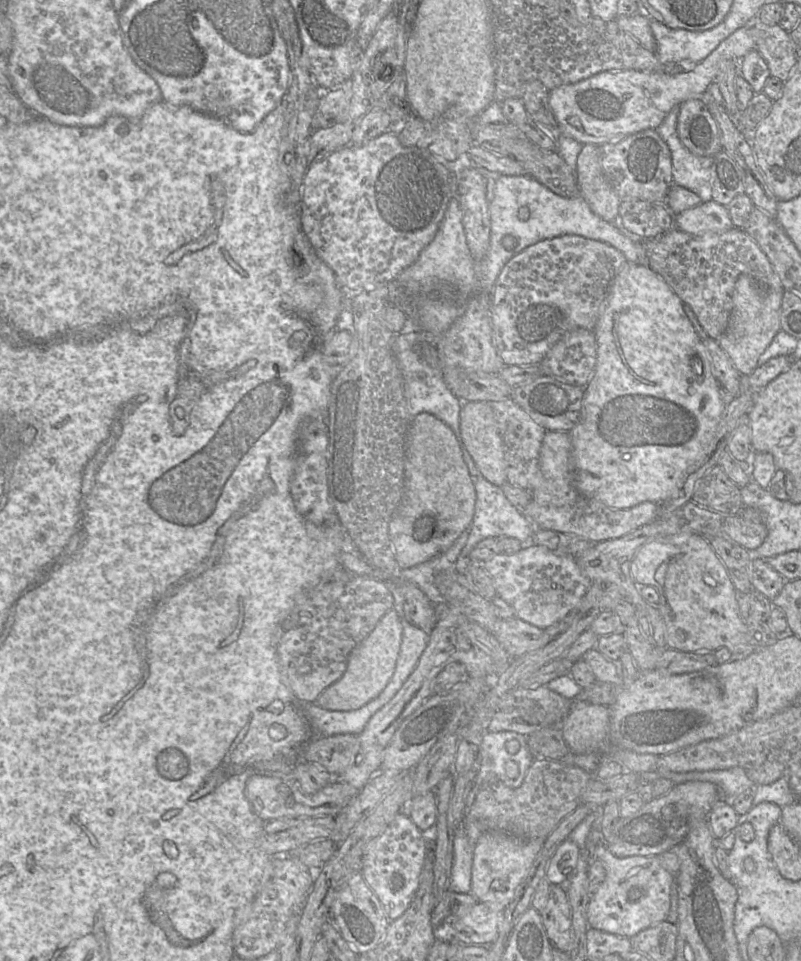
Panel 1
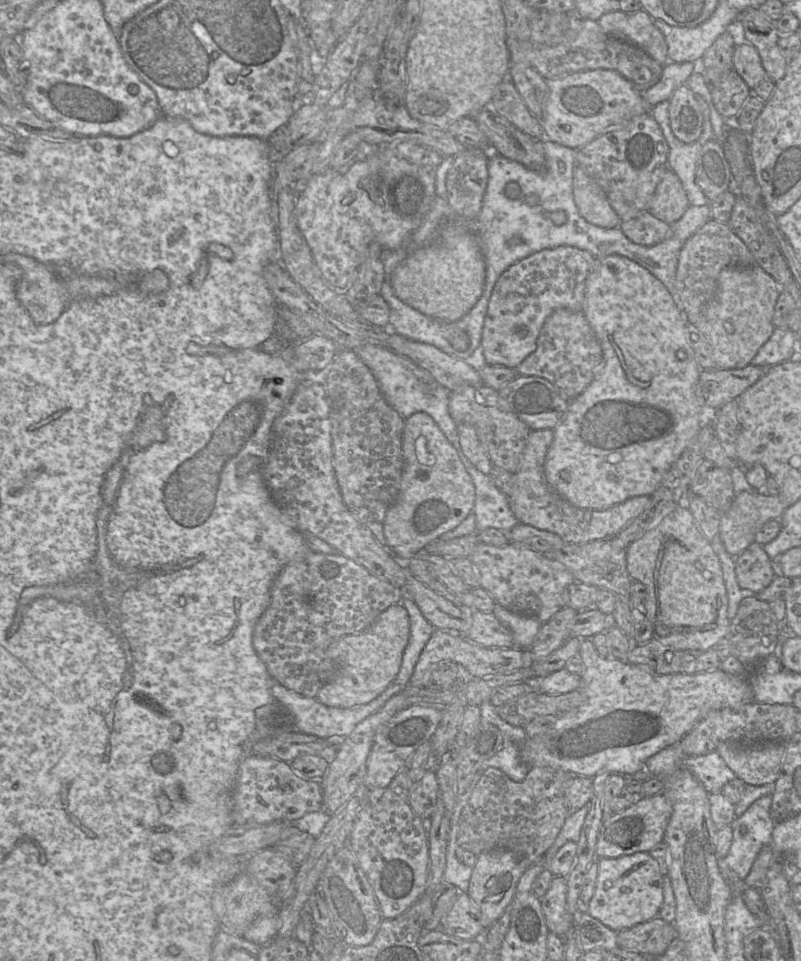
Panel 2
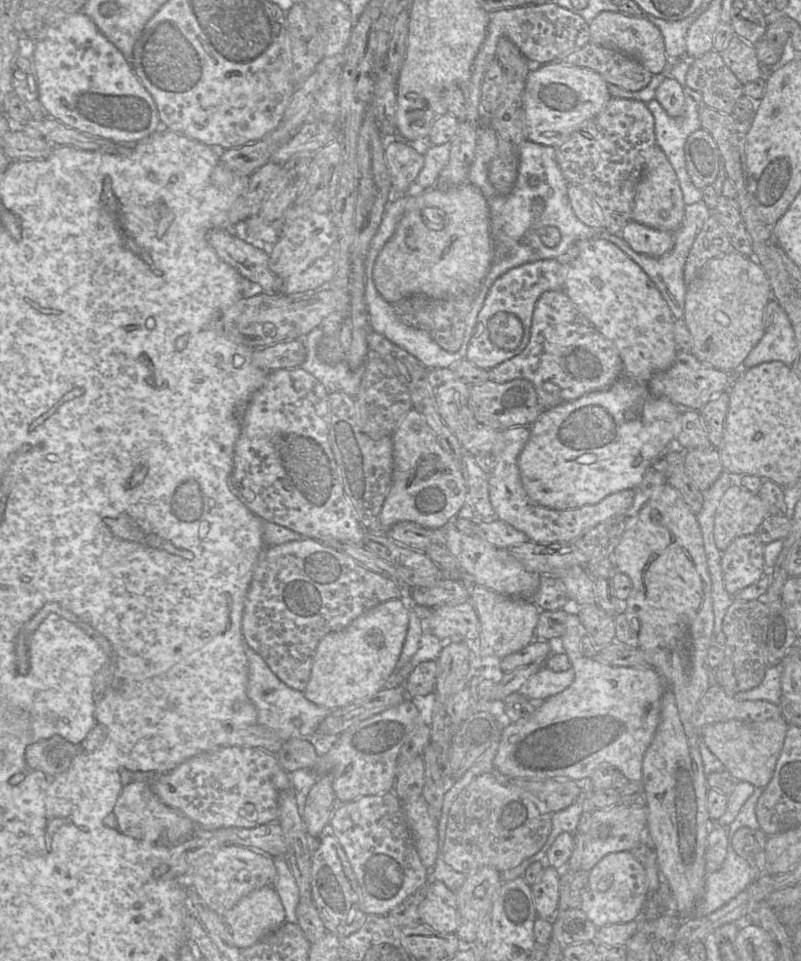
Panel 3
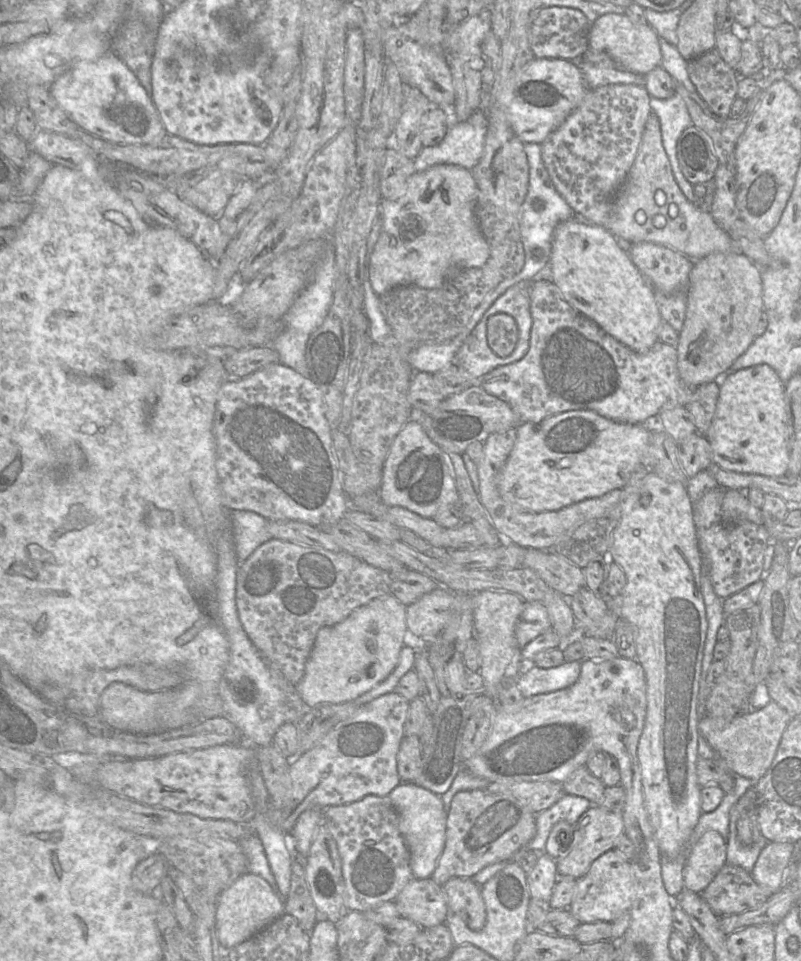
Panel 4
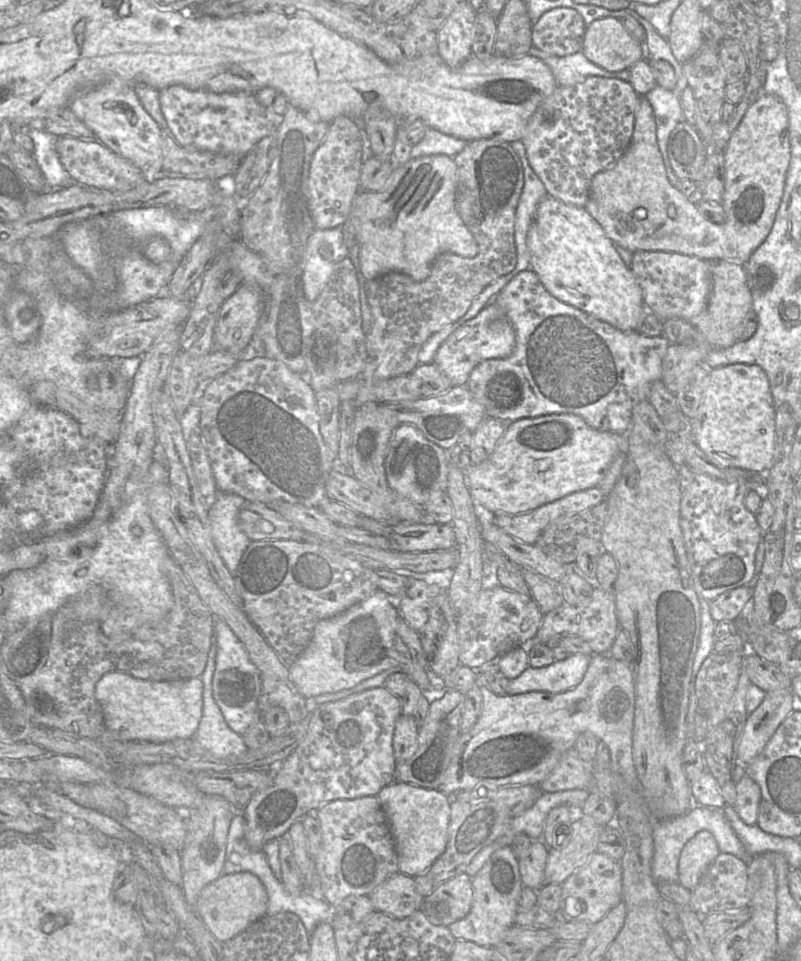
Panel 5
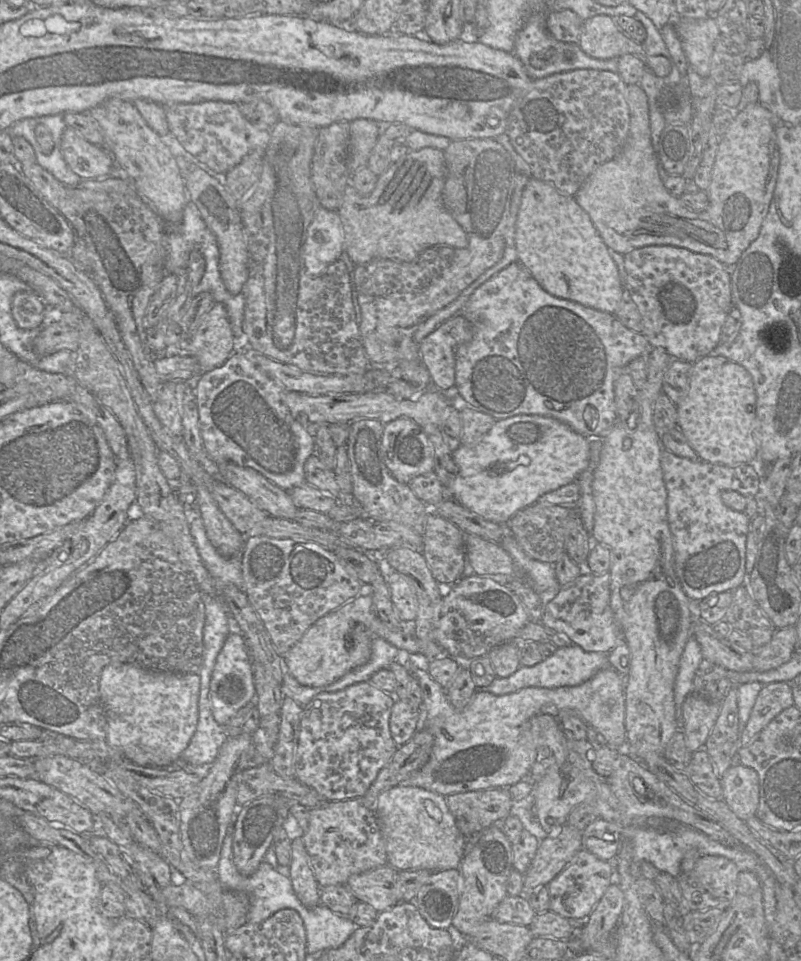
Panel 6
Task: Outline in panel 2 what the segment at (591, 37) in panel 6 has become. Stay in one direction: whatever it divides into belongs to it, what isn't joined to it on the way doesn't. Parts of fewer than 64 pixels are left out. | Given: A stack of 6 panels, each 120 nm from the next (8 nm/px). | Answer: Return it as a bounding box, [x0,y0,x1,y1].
[597,10,668,65]

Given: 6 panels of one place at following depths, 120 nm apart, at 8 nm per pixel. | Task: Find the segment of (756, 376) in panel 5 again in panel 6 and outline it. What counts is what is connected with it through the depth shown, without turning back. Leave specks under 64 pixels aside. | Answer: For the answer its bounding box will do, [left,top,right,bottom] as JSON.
[677,355,759,466]

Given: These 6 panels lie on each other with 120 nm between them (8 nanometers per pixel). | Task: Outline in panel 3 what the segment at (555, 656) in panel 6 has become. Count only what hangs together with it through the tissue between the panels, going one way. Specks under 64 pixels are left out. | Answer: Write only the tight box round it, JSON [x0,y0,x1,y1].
[520,666,575,700]

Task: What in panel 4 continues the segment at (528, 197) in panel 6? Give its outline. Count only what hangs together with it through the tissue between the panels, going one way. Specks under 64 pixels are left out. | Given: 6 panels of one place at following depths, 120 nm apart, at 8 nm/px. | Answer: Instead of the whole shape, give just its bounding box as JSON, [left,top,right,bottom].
[549,215,662,353]

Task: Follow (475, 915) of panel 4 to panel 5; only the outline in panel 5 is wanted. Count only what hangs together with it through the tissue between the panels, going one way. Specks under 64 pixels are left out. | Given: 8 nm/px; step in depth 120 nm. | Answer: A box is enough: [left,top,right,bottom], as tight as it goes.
[421,872,472,927]

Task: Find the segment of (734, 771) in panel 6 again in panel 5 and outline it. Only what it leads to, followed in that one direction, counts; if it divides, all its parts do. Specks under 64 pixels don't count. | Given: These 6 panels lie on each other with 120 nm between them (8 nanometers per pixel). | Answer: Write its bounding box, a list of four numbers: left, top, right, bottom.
[735,775,761,825]

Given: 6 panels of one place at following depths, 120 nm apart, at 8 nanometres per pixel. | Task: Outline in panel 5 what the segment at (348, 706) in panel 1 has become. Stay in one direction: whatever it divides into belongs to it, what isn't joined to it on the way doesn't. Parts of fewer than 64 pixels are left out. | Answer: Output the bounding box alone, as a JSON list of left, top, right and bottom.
[289,589,433,699]

